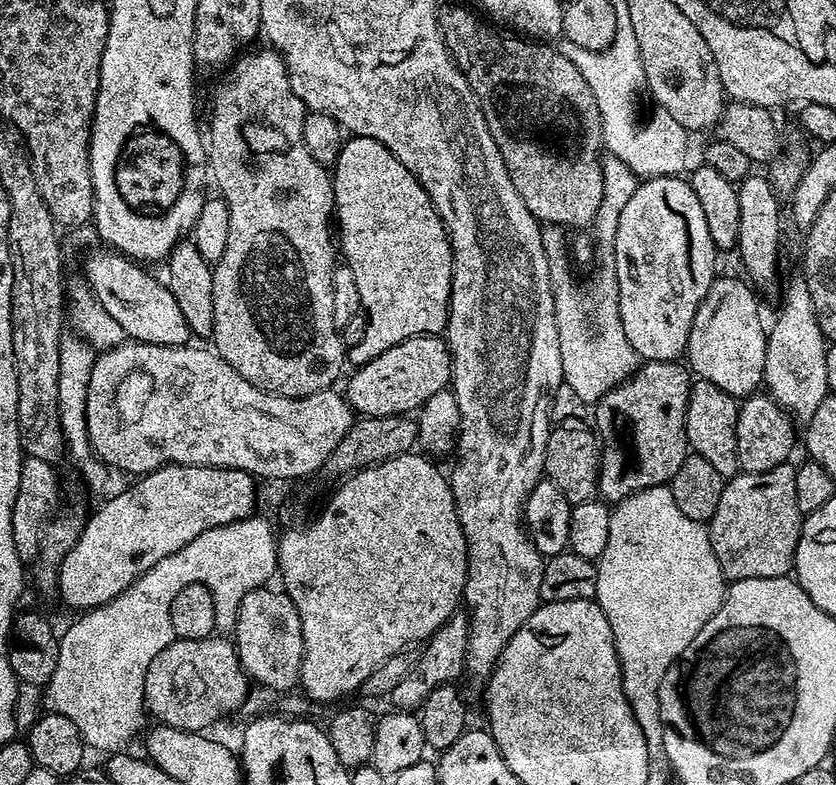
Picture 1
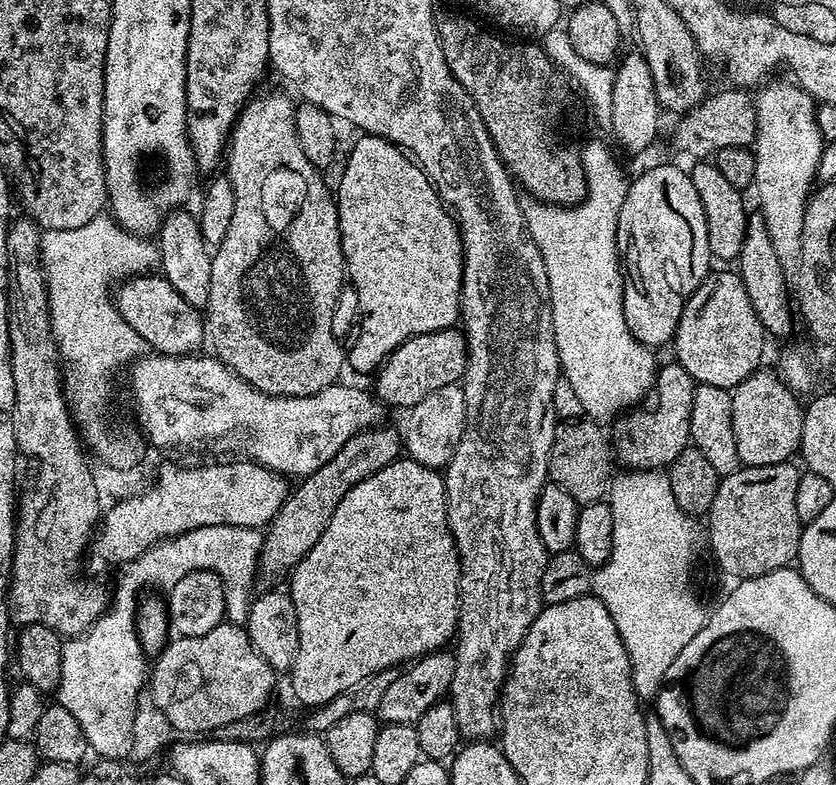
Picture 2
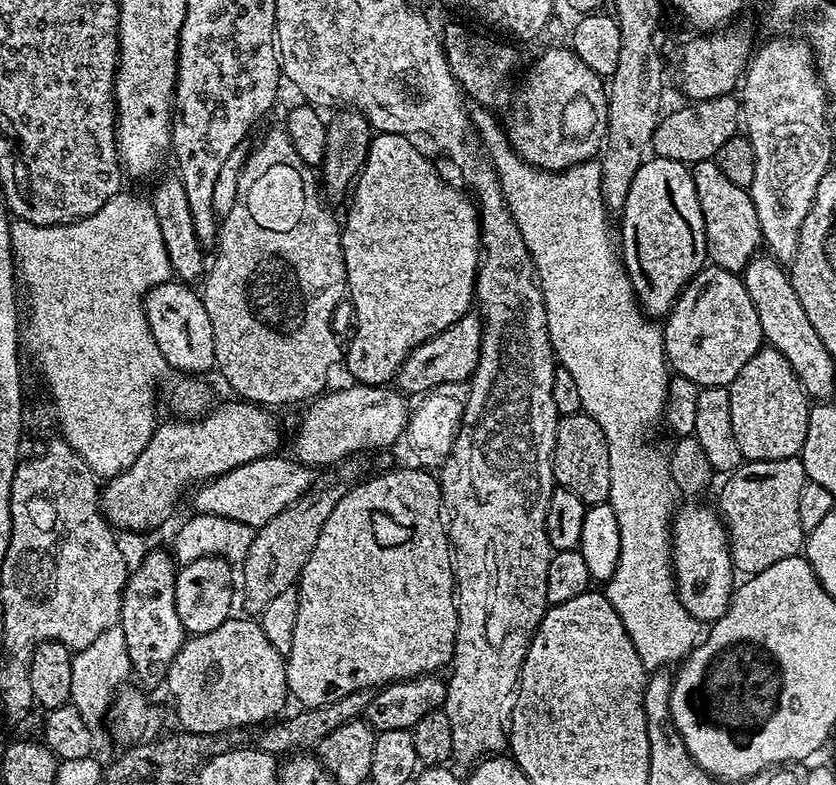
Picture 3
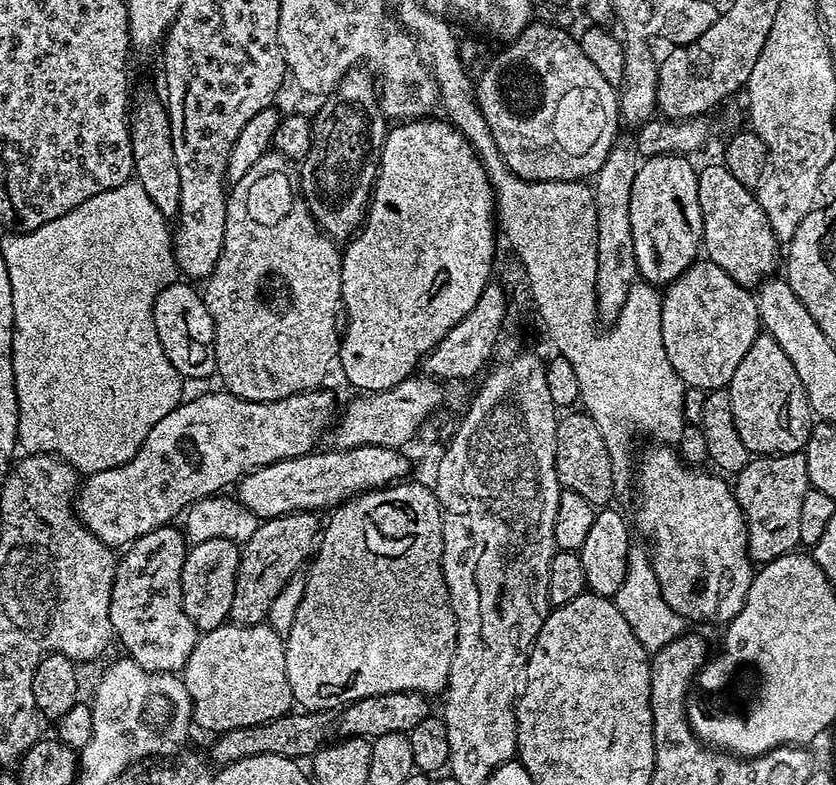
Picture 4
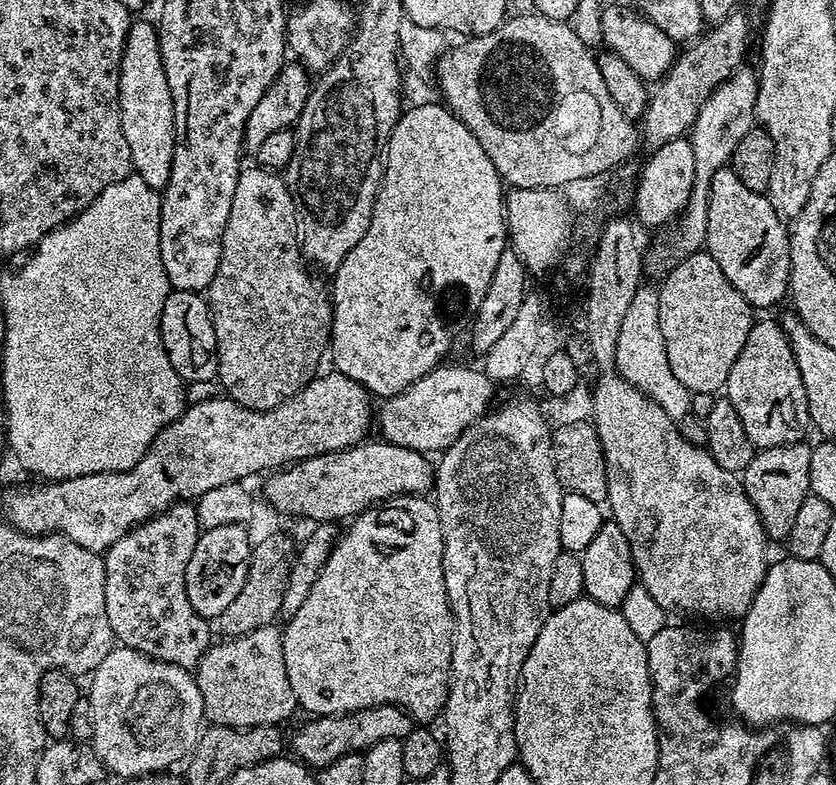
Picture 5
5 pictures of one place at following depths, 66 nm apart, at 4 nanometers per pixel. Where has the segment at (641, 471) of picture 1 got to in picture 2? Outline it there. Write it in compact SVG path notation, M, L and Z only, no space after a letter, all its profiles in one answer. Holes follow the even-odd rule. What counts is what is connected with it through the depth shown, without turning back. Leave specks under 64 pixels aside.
M669 362L661 363L656 373L656 383L654 385L654 397L656 401L652 404L652 413L649 414L644 406L637 406L627 414L615 417L614 423L610 428L610 439L614 449L614 456L617 461L624 463L623 467L628 470L644 470L648 464L648 444L660 456L673 458L684 448L689 447L692 435L690 434L690 412L694 410L694 390L697 382L680 364Z

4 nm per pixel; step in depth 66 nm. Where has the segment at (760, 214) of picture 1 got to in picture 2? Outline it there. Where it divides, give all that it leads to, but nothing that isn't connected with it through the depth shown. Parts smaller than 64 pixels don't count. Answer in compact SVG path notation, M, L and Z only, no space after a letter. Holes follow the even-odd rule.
M760 214L749 215L744 245L738 257L738 271L746 286L746 294L750 294L754 314L758 314L758 322L762 322L765 333L769 337L790 335L792 332L792 312L794 316L793 301L792 304L788 301L790 285L783 276L777 251L771 245L766 222Z

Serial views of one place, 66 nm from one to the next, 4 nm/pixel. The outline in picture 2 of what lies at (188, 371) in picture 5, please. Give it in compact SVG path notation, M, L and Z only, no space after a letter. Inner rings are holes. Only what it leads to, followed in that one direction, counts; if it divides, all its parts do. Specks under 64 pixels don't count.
M160 274L133 276L119 285L116 308L153 353L161 356L190 356L206 344L206 320L201 309L190 306L174 286Z

